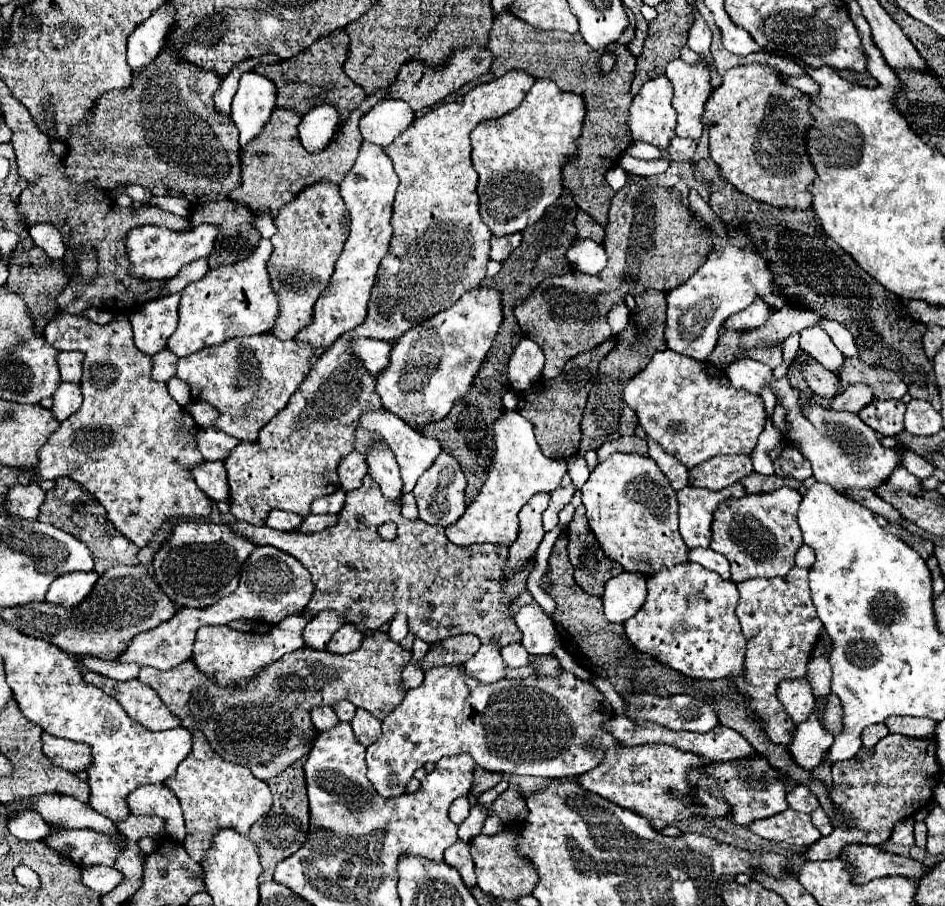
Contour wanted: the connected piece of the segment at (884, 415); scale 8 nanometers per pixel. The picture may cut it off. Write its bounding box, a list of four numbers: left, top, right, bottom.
[858,399,906,437]

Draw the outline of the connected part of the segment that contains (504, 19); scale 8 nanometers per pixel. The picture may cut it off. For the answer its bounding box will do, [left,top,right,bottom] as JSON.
[488,11,636,227]

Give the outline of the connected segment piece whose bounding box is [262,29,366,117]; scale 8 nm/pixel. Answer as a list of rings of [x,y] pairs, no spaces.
[[[340,29],[340,31],[332,31],[320,37],[316,43],[312,43],[308,49],[304,49],[300,55],[288,61],[264,65],[262,75],[274,81],[278,87],[276,105],[286,107],[286,109],[290,107],[300,115],[308,113],[314,105],[320,105],[320,103],[334,103],[340,111],[340,117],[354,111],[354,107],[358,107],[358,103],[364,101],[366,93],[358,85],[354,85],[342,71],[342,65],[348,59],[348,45],[350,45],[350,39],[346,31]]]

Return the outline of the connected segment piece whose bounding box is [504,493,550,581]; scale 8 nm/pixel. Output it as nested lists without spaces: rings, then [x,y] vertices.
[[[536,493],[520,511],[520,531],[518,539],[510,547],[510,559],[504,567],[504,579],[512,579],[514,573],[518,573],[534,555],[536,549],[544,537],[542,529],[542,513],[548,507],[550,495],[548,493]]]

